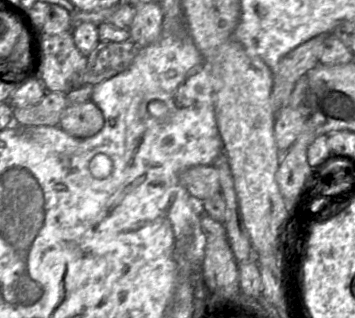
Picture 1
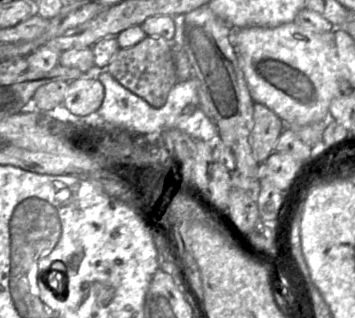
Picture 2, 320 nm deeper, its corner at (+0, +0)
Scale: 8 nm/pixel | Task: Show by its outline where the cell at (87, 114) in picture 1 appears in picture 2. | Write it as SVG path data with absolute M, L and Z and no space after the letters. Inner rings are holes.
M84 73L82 78L75 79L69 82L66 96L63 101L64 107L74 115L88 116L95 114L101 107L104 99L104 86L97 79L97 74Z

